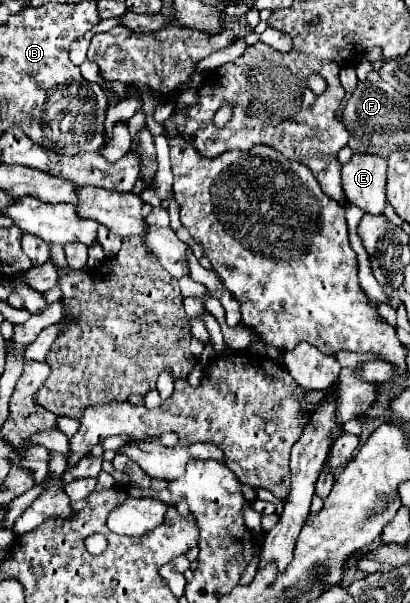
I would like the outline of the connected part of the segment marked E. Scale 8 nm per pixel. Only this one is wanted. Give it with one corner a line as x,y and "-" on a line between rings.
355,153
349,163
343,165
343,191
345,197
361,207
367,213
383,213
385,209
385,173
387,173
387,161
379,155
369,155
369,153

